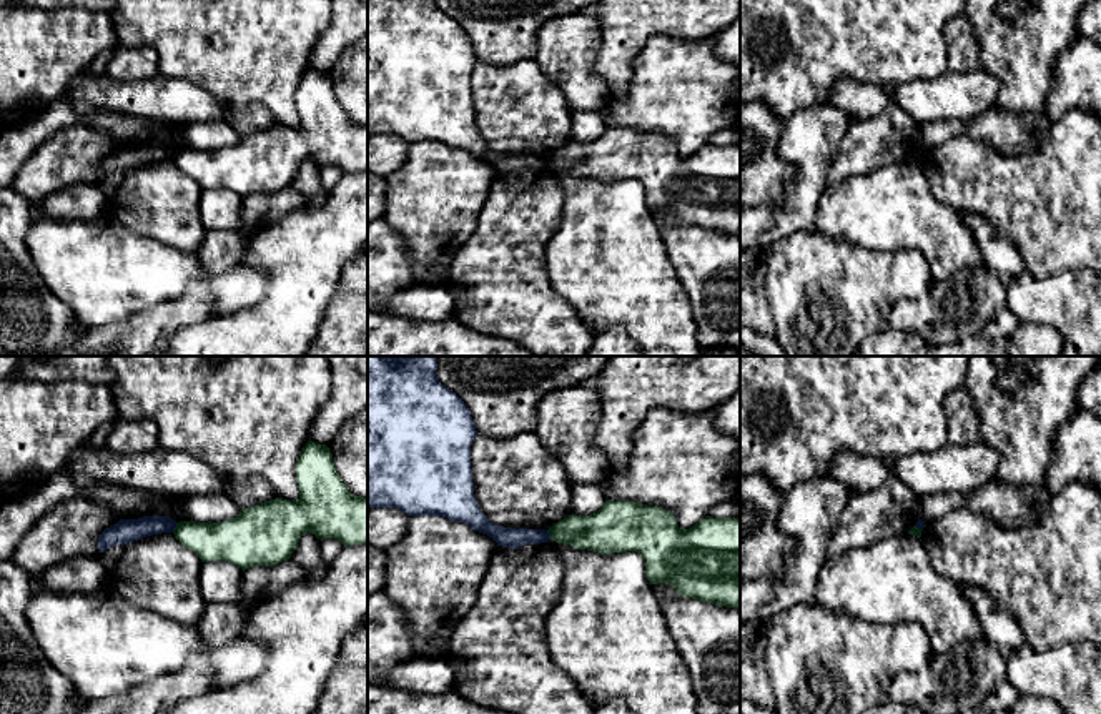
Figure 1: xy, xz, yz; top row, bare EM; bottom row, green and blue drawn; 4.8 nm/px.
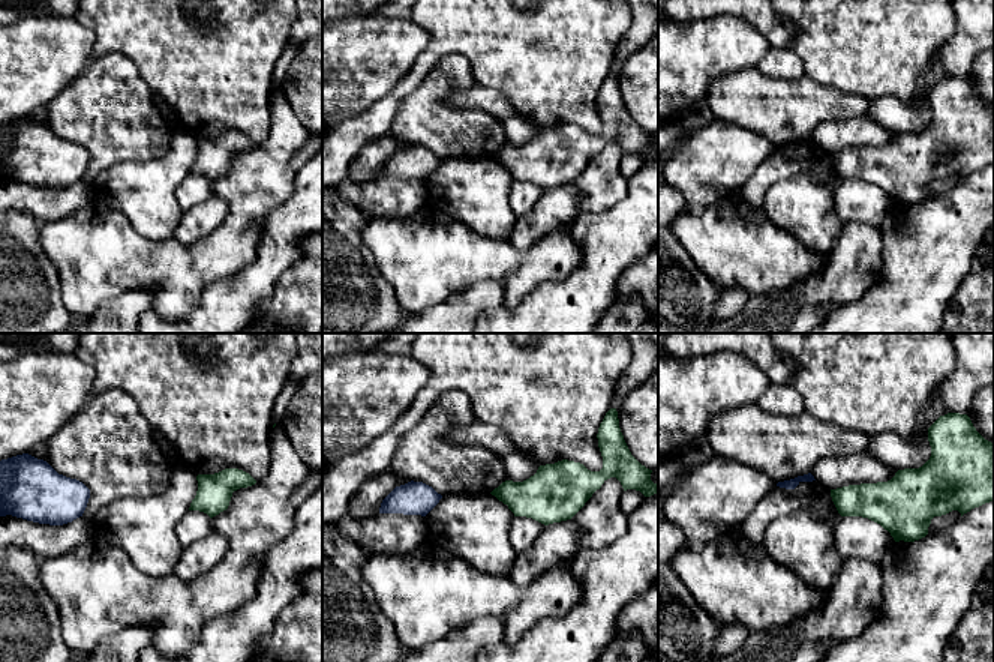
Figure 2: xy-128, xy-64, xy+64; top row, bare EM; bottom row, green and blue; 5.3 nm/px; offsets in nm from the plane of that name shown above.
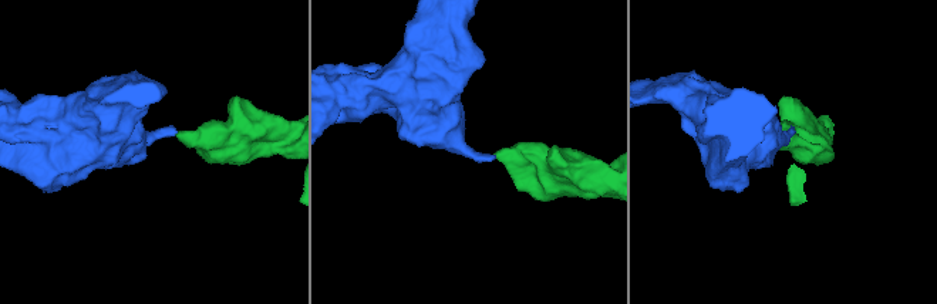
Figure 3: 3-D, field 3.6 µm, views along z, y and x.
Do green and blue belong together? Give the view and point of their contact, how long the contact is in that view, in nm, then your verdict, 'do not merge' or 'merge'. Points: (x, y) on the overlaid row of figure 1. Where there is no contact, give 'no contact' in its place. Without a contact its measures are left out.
contact xy (175, 528); length 60 nm; do not merge

